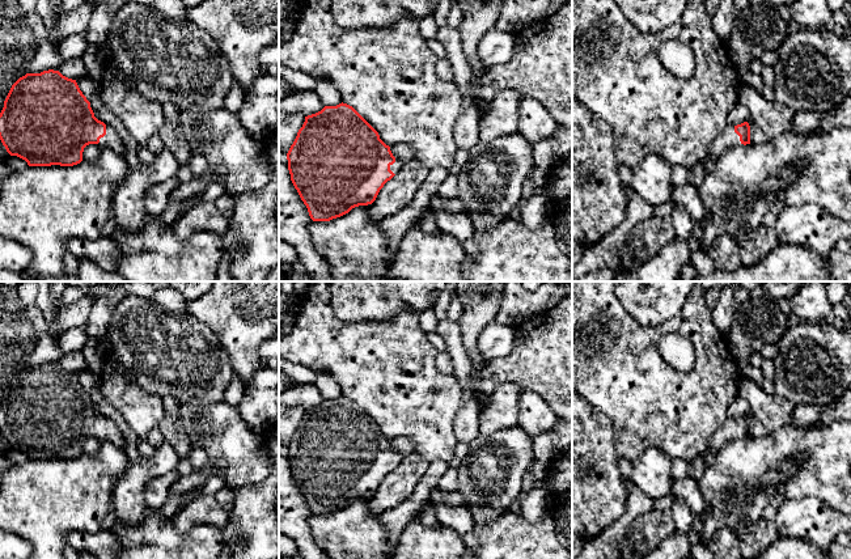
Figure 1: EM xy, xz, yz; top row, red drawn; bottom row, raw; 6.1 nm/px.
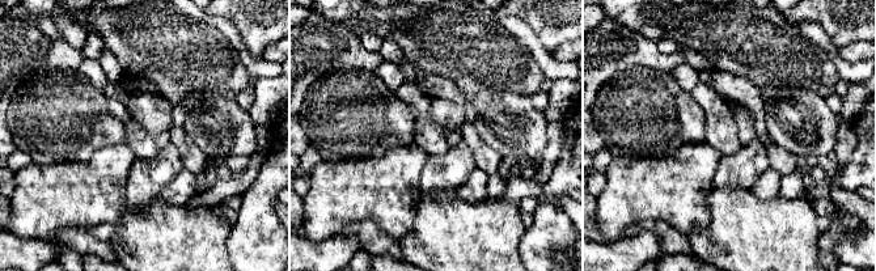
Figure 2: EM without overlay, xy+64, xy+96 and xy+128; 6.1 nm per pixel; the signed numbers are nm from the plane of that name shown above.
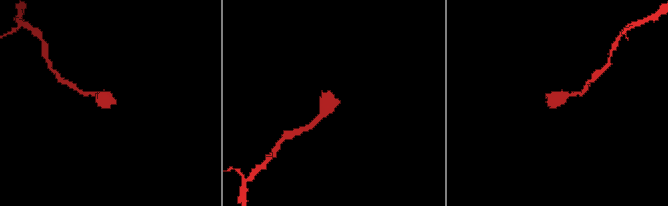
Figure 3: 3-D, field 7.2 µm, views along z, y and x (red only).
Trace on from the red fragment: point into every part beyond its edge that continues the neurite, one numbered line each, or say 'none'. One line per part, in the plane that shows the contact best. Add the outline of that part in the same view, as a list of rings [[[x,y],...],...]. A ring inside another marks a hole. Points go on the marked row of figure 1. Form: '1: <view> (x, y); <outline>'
1: xy (111, 140); [[[106,124],[106,135],[100,139],[98,145],[101,148],[109,148],[114,151],[118,156],[124,156],[126,153],[126,147],[122,137],[118,135],[115,128],[109,124]]]

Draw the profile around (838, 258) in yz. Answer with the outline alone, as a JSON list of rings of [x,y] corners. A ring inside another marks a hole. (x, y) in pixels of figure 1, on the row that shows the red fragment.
[[[841,240],[827,254],[831,281],[851,281],[851,241]]]

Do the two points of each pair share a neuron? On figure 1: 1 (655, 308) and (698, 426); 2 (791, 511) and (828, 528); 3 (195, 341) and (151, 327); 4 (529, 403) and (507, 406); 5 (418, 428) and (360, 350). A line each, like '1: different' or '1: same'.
1: different
2: same
3: same
4: different
5: same

